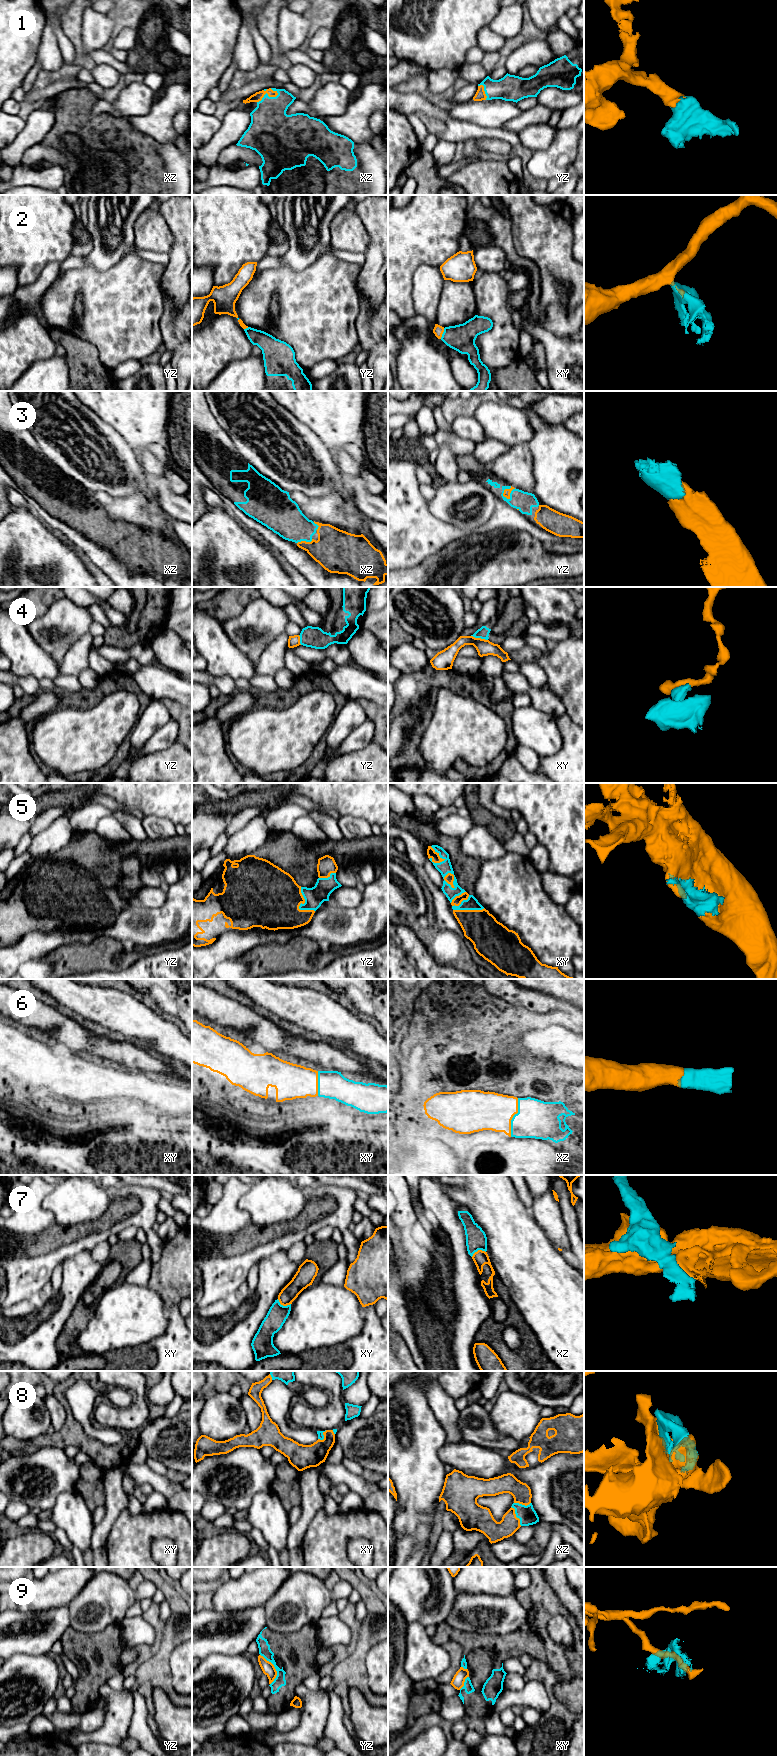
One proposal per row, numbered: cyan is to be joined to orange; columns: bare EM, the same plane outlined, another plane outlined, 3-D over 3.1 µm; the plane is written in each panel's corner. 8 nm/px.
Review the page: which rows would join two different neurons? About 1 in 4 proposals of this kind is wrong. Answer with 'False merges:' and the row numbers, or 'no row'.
False merges: 2, 4, 7, 9

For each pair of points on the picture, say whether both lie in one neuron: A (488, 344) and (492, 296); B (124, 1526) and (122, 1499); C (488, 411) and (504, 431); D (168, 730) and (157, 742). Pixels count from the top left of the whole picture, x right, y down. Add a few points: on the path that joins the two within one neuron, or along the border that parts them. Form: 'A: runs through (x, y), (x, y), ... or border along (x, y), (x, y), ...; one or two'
A: runs through (498, 332), (498, 308); one
B: border along (127, 1507), (120, 1513), (113, 1524); two
C: runs through (493, 416), (503, 426); one
D: runs through (166, 733), (160, 739); one

